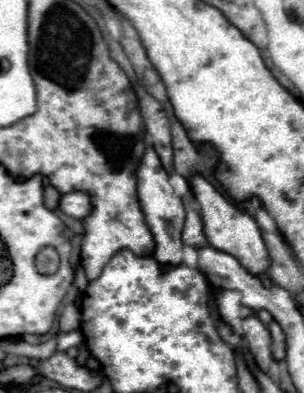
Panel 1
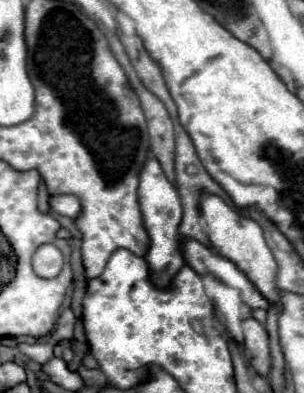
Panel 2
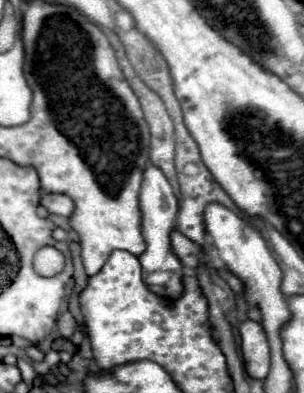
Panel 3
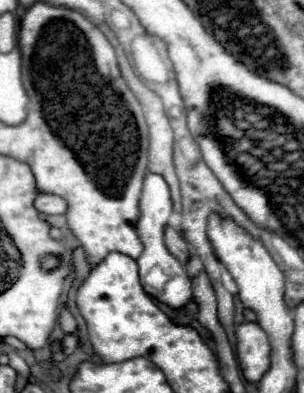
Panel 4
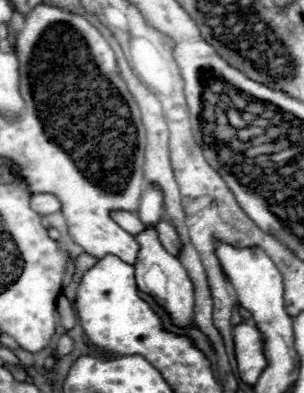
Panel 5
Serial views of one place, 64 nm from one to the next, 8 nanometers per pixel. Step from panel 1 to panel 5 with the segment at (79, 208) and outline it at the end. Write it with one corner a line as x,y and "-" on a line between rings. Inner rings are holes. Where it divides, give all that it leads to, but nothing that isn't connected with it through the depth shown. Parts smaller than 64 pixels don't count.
32,194
30,208
38,214
52,214
60,210
60,202
52,194

